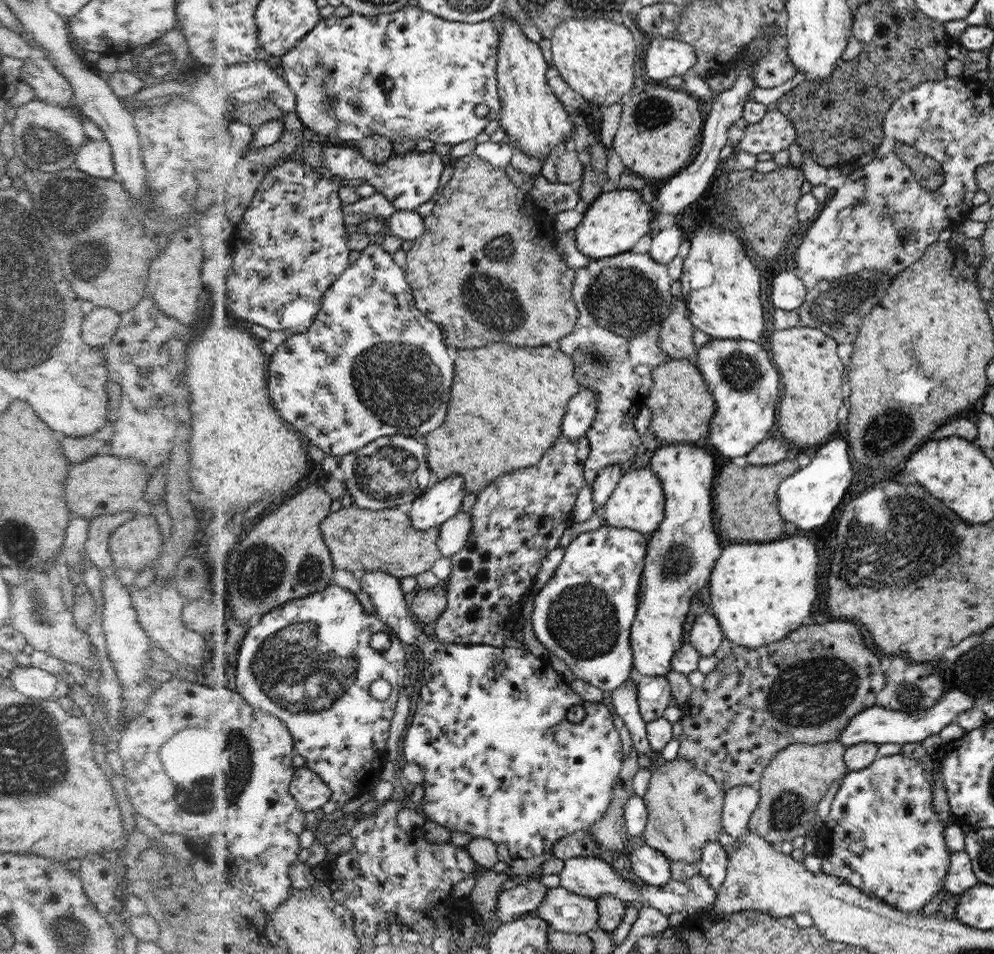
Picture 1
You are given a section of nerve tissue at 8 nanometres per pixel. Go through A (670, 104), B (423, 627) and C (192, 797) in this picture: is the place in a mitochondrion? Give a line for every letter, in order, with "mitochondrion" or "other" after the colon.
A: mitochondrion
B: other
C: mitochondrion

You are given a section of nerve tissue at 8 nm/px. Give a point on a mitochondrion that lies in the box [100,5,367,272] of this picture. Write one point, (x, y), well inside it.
(153, 54)

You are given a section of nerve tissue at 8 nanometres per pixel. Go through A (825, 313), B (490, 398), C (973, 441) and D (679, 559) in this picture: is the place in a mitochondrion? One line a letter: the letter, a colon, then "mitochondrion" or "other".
A: mitochondrion
B: other
C: other
D: mitochondrion

